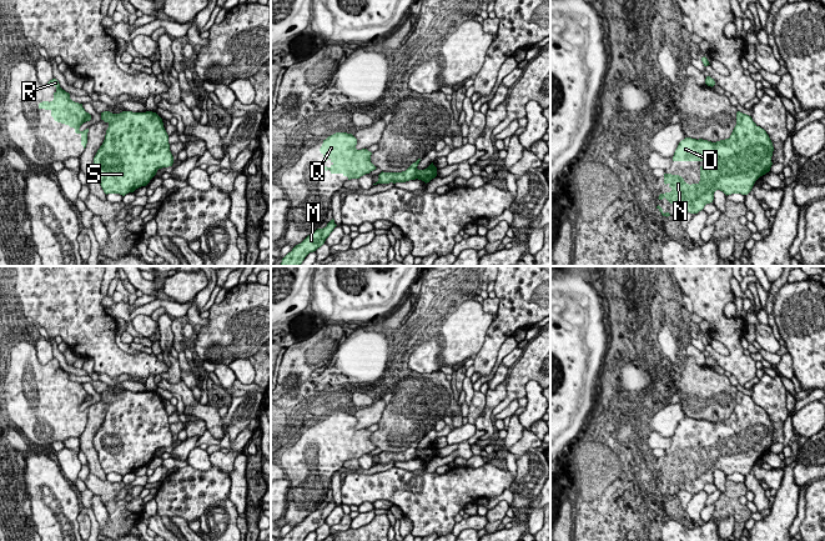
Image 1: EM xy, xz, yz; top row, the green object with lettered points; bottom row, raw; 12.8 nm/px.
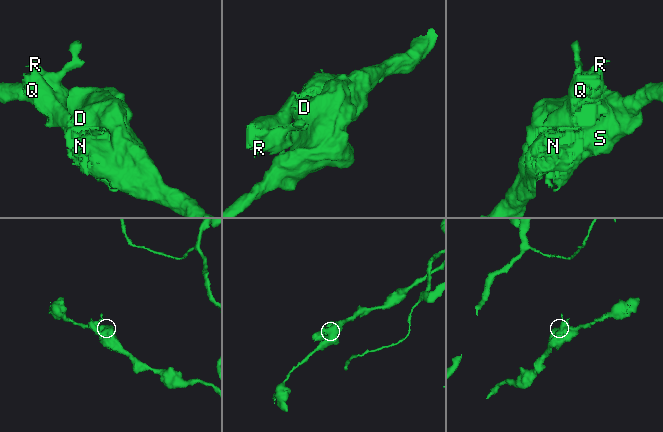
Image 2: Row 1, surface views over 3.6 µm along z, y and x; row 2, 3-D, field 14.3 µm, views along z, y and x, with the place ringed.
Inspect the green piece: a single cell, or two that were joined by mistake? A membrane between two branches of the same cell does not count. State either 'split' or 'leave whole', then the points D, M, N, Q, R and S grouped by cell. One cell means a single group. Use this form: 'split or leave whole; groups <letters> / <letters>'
split; groups D M N S / Q R

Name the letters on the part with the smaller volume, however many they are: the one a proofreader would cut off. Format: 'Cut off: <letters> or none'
Cut off: Q, R

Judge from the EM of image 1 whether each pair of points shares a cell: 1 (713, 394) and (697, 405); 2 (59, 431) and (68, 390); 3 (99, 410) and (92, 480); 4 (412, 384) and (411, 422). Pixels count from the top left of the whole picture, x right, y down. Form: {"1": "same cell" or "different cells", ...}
{"1": "same cell", "2": "same cell", "3": "different cells", "4": "same cell"}

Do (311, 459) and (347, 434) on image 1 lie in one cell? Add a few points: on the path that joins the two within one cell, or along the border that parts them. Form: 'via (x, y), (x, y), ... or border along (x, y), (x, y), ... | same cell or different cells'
via (320, 459), (338, 441) | same cell

